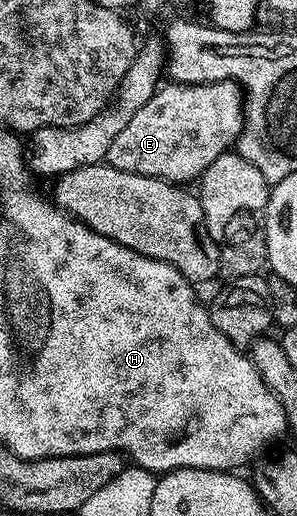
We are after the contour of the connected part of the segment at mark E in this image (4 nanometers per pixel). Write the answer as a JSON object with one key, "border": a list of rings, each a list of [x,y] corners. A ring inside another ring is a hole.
{"border":[[[216,81],[210,85],[179,85],[165,83],[158,88],[134,117],[115,135],[107,151],[105,161],[119,171],[131,171],[135,175],[159,177],[174,183],[196,182],[211,163],[236,146],[237,136],[245,126],[245,95],[236,81]]]}

